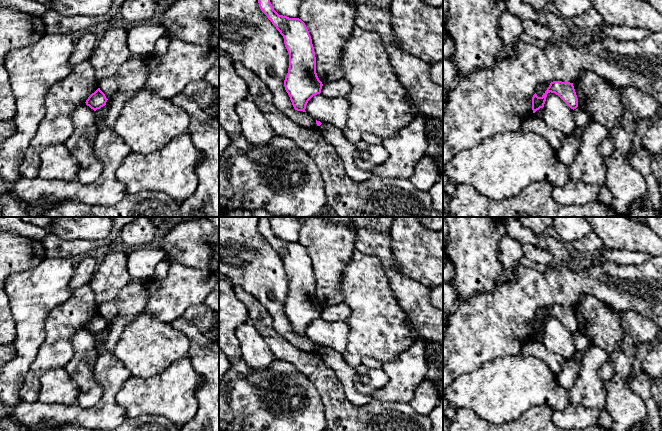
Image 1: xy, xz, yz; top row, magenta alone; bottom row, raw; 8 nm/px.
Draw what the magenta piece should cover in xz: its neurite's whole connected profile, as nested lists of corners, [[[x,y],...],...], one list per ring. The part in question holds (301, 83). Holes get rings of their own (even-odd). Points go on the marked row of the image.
[[[258,0],[258,3],[261,11],[283,36],[289,54],[285,90],[294,109],[306,112],[308,101],[320,94],[323,86],[316,73],[316,57],[309,31],[301,19],[279,15],[270,0]]]

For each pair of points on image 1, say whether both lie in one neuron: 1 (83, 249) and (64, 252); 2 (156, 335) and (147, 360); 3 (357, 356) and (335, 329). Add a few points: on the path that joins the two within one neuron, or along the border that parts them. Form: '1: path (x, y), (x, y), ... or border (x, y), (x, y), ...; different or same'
1: path (78, 249), (69, 249); same
2: path (150, 341), (147, 344), (147, 354); same
3: border (347, 322), (348, 342), (342, 354); different

